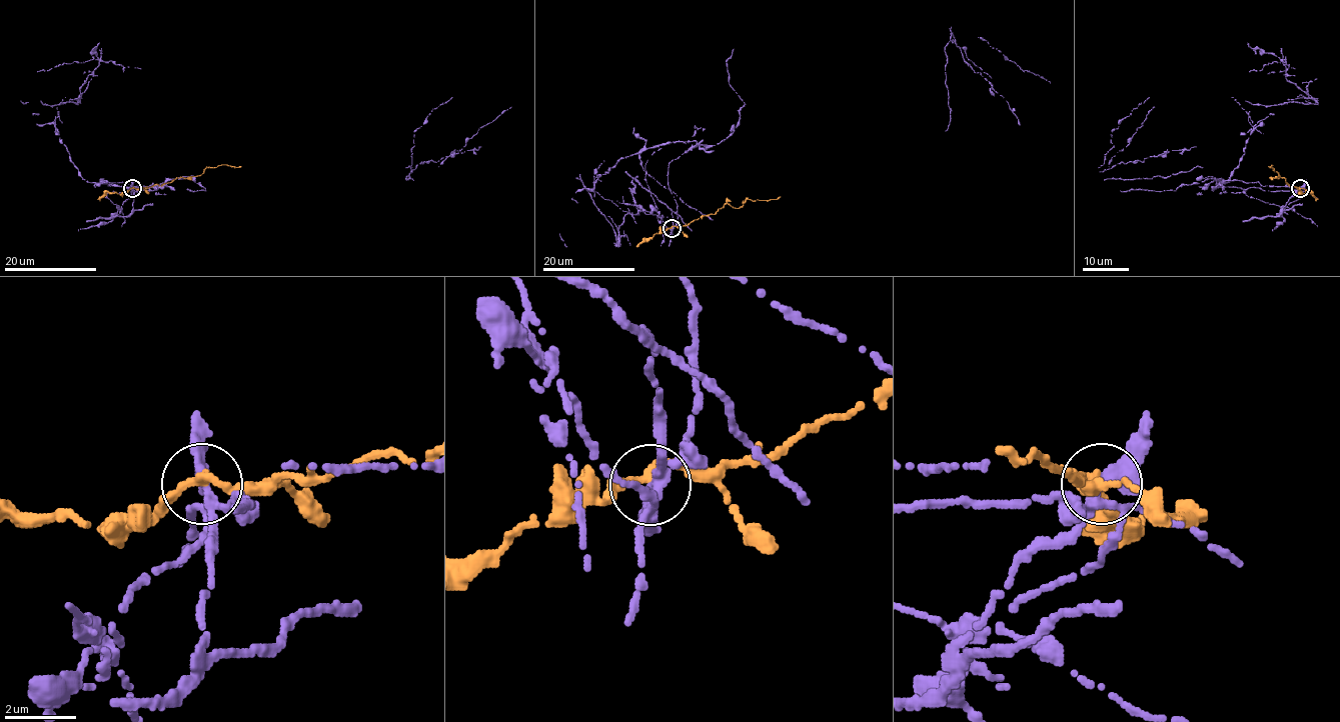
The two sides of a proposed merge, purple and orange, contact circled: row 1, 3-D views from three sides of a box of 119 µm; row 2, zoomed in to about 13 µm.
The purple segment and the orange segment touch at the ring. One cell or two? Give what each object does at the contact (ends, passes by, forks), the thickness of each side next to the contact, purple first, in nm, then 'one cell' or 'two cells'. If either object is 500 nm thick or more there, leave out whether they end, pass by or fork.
purple forks there; orange passes by; 280 nm thick on the purple side, 240 nm on the other; two cells

